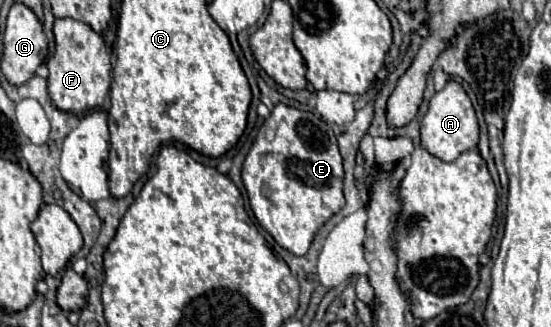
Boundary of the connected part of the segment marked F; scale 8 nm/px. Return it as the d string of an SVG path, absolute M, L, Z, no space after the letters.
M56 19L54 23L54 39L56 51L52 59L48 59L48 95L56 109L66 113L84 113L100 109L106 103L110 89L110 69L112 59L106 53L106 45L98 33L94 33L88 25L74 19Z

